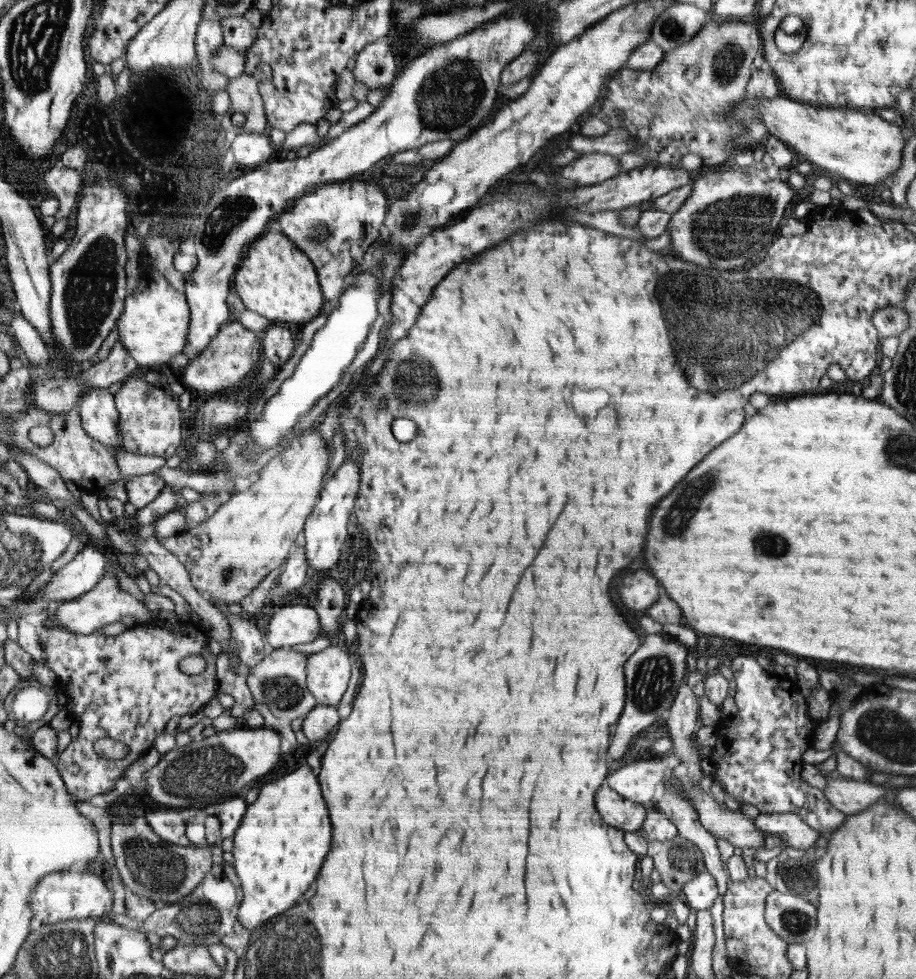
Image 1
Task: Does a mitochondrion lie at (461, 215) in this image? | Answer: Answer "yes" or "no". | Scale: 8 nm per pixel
no

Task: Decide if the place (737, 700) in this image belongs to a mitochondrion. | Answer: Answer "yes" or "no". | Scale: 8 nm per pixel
no

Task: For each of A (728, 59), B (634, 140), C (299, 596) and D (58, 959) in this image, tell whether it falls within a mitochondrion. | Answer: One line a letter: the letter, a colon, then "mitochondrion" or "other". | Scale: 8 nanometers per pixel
A: mitochondrion
B: other
C: other
D: mitochondrion

